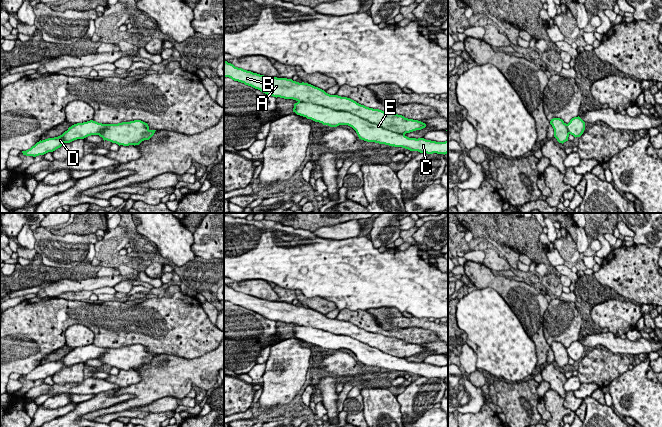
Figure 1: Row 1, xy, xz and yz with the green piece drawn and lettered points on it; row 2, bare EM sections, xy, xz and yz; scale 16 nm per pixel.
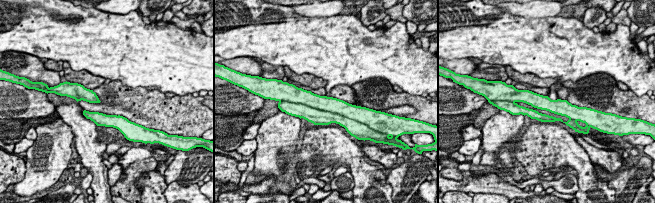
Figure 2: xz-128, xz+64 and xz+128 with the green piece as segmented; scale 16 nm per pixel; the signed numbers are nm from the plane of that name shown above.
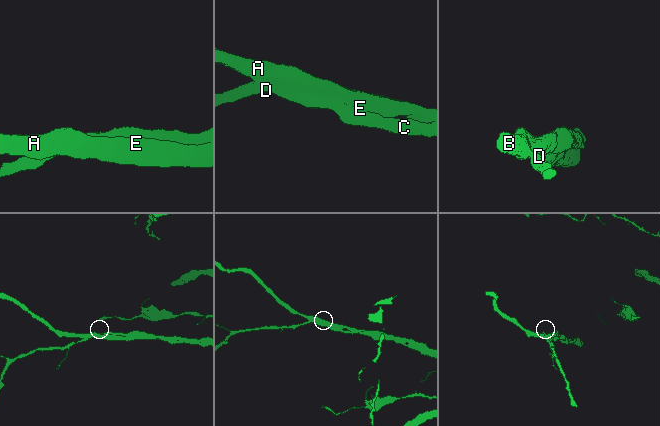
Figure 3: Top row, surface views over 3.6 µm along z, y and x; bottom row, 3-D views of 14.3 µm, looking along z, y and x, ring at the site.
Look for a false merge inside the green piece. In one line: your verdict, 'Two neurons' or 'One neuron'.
One neuron

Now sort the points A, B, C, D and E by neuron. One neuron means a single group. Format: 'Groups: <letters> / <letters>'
Groups: A B C D E

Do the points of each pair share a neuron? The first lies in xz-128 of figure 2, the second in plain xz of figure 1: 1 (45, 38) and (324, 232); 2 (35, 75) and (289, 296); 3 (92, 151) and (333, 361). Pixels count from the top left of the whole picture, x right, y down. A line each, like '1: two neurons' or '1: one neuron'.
1: two neurons
2: two neurons
3: two neurons

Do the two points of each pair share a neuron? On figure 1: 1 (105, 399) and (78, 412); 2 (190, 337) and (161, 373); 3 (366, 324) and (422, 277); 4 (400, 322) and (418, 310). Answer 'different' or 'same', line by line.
1: same
2: different
3: different
4: different

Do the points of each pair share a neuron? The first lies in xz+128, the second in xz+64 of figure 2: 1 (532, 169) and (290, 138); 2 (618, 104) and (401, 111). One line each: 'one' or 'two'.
1: two
2: two

